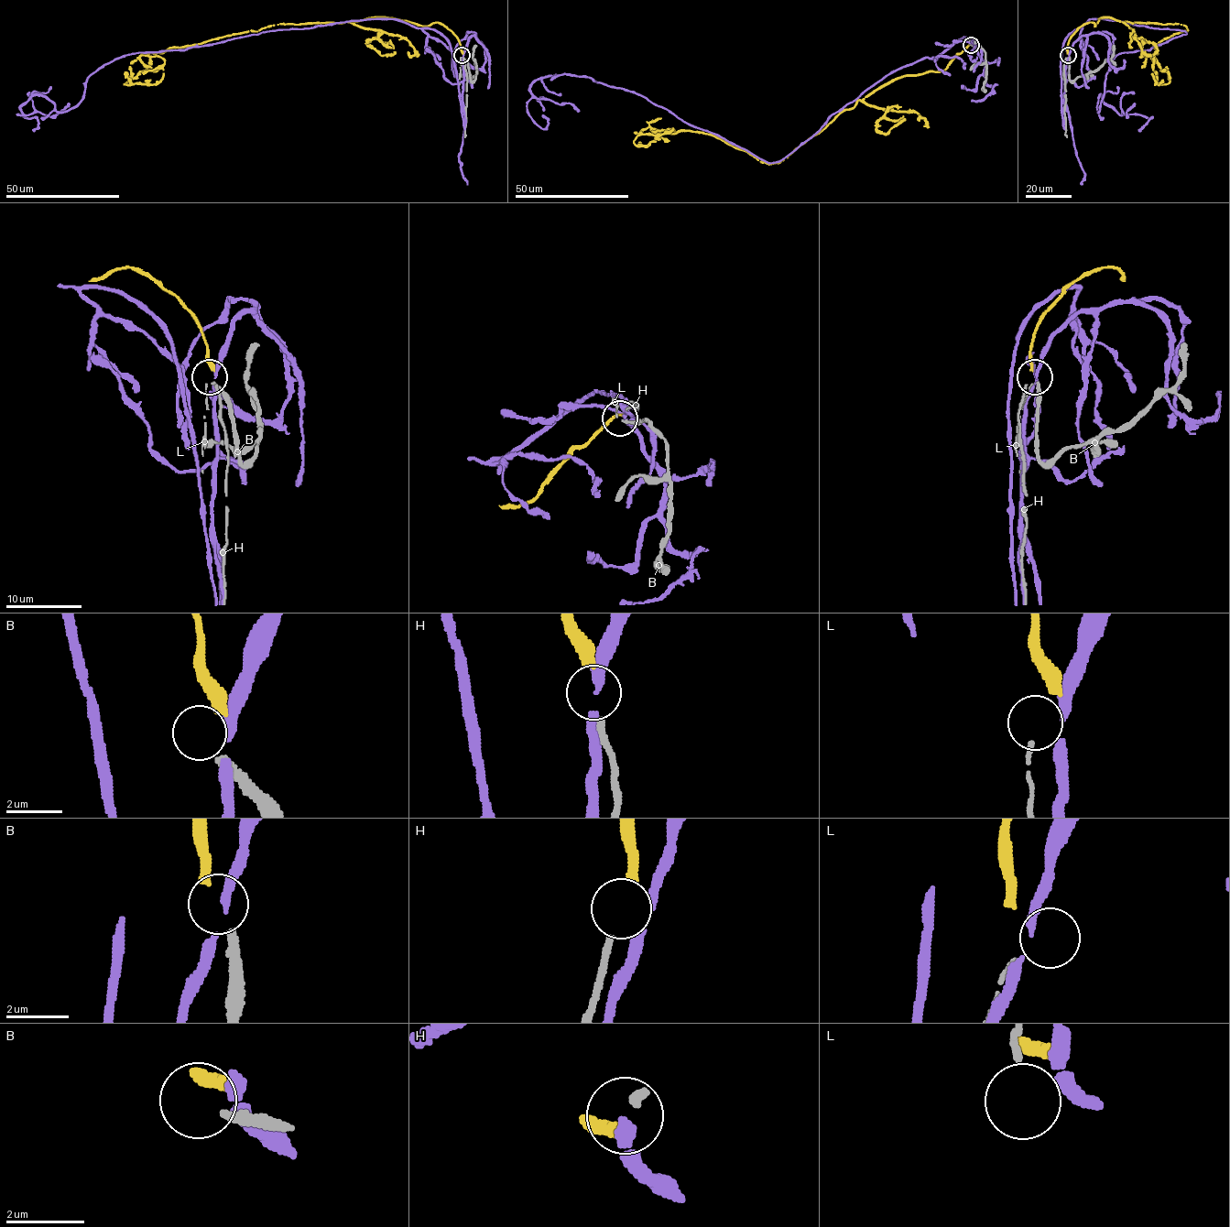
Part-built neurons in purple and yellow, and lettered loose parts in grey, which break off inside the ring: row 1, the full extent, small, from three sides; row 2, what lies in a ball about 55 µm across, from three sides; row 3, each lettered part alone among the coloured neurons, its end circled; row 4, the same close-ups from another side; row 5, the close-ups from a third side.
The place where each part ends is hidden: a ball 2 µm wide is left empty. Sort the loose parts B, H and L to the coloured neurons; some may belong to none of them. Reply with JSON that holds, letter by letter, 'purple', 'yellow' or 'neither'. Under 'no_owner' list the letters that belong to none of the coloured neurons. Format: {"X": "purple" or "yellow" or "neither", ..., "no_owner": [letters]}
{"B": "neither", "H": "yellow", "L": "neither", "no_owner": ["B", "L"]}

